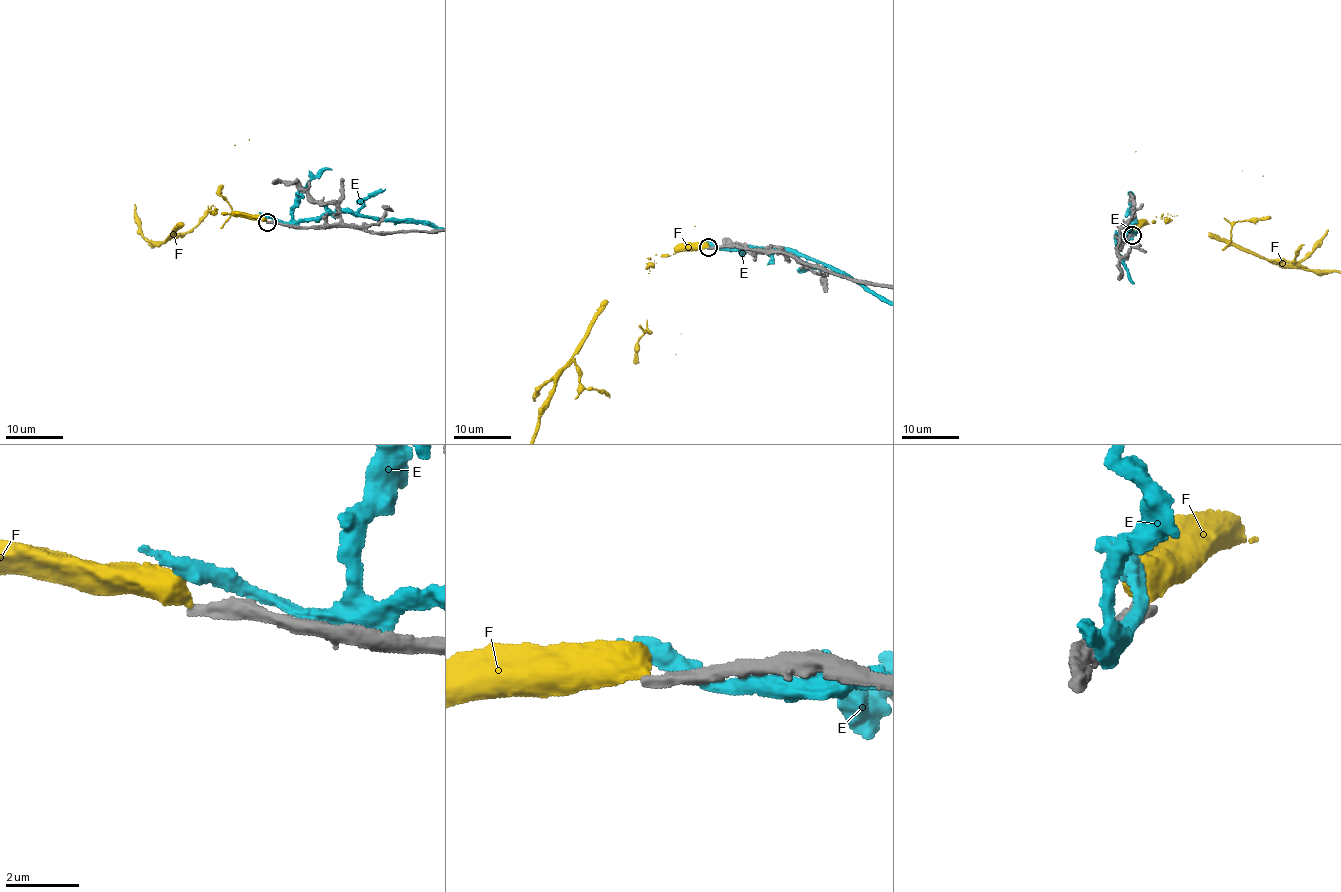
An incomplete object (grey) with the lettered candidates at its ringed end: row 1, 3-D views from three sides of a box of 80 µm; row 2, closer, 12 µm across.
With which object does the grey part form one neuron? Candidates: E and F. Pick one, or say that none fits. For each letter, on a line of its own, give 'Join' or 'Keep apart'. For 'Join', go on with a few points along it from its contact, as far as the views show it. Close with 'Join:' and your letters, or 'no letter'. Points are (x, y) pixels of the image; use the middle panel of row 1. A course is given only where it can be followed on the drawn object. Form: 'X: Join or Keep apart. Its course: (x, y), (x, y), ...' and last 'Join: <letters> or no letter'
E: Keep apart
F: Keep apart
Join: no letter

